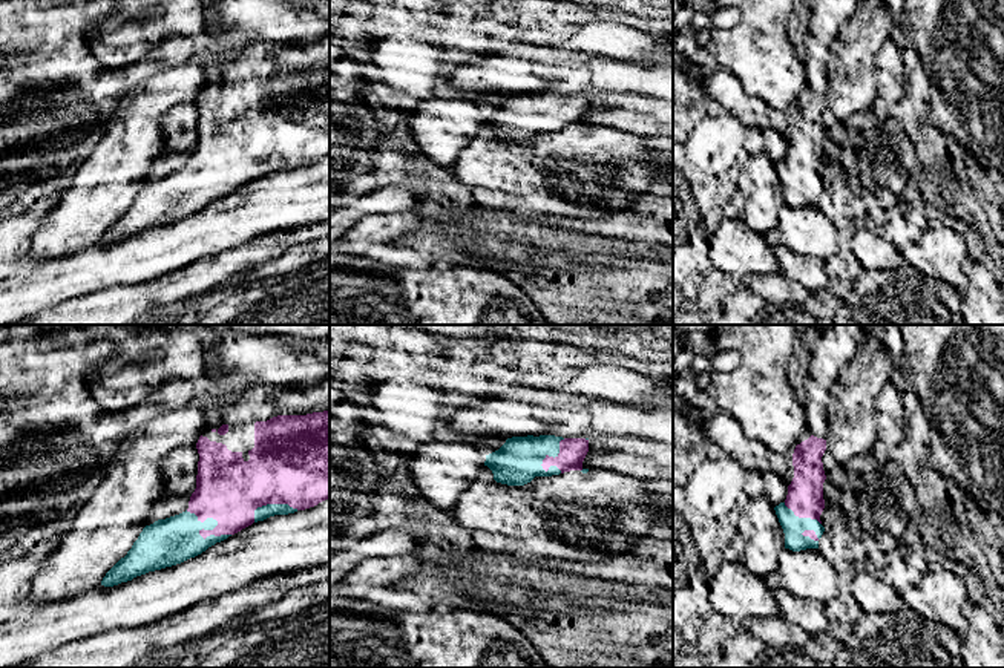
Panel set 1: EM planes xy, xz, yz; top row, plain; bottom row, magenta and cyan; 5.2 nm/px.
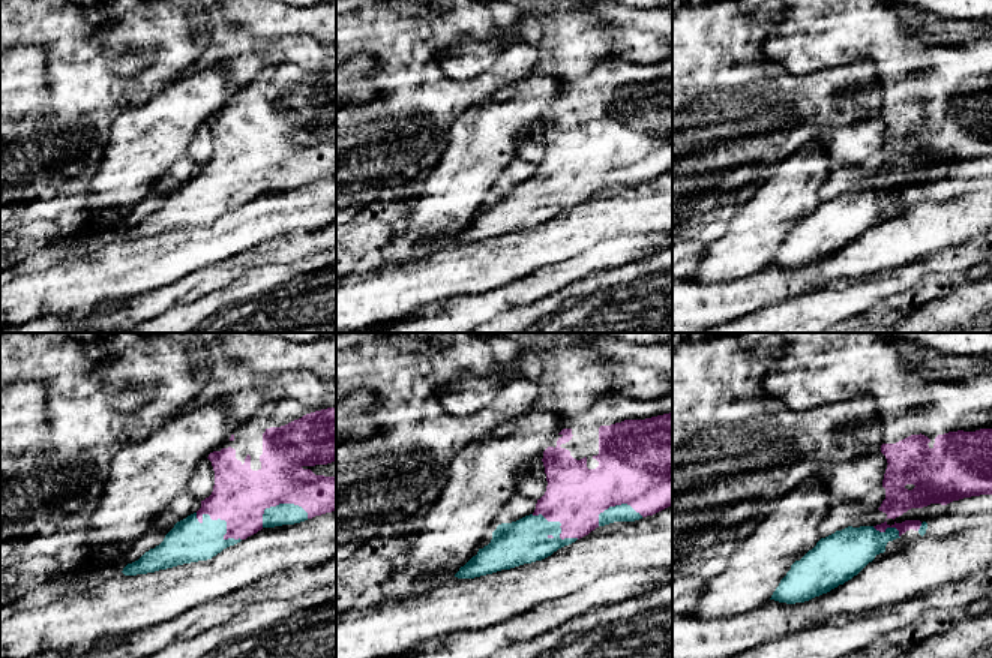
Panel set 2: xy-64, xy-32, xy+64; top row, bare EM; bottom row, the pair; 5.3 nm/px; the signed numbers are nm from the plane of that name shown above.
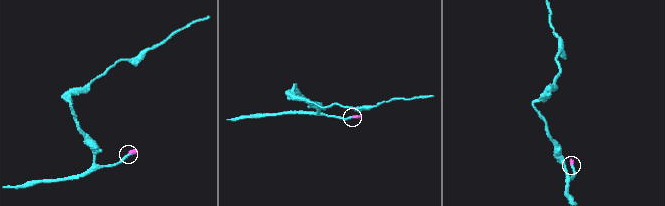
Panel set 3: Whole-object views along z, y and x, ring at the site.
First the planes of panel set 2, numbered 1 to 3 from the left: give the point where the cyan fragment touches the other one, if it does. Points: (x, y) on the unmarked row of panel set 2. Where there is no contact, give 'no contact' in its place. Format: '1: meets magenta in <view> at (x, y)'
1: meets magenta in xy-64 at (222, 183)
2: meets magenta in xy-32 at (562, 189)
3: meets magenta in xy+64 at (889, 191)

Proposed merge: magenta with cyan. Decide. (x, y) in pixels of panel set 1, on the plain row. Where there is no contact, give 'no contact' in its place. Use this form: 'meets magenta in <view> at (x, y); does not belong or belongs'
meets magenta in xy at (209, 187); belongs

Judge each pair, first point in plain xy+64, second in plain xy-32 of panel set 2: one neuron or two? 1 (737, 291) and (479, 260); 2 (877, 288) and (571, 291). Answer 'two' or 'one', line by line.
1: one
2: two

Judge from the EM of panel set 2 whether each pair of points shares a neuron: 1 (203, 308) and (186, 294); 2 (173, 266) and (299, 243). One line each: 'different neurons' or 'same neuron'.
1: different neurons
2: different neurons

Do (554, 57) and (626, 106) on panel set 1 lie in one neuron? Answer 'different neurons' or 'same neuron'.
different neurons

